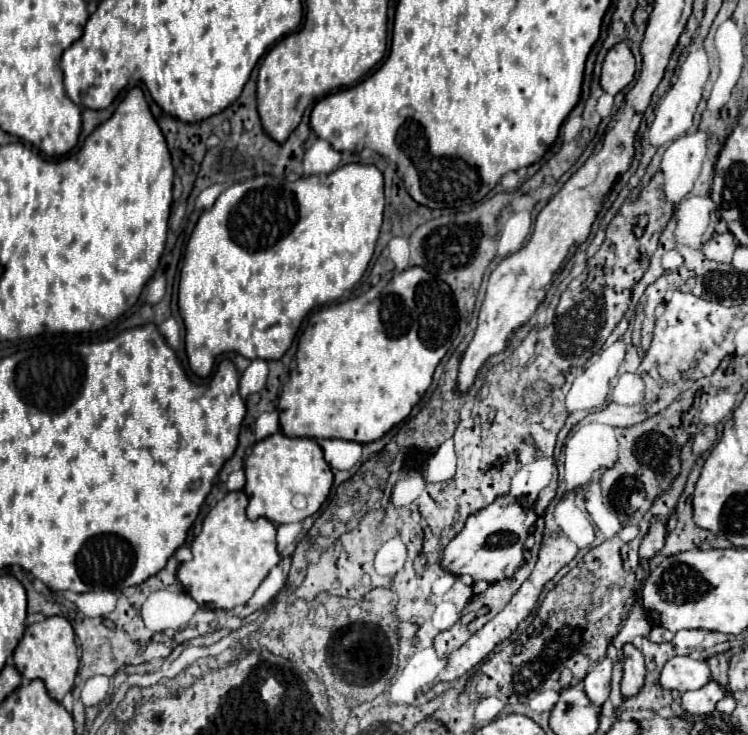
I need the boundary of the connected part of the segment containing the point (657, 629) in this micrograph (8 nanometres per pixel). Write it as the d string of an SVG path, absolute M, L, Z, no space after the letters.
M653 626L649 640L651 642L669 642L669 640L673 640L673 634L669 630L665 630L663 626Z

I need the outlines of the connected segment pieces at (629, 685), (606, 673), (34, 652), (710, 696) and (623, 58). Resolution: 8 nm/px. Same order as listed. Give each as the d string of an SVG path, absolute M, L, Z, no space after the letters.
M625 644L621 664L623 664L621 694L629 698L629 696L635 696L645 682L645 660L643 660L643 654L633 644Z
M603 658L601 662L597 662L589 670L589 674L583 680L585 694L587 694L587 698L595 706L601 706L609 698L609 692L611 692L611 672L613 672L613 660L611 658Z
M49 616L41 622L29 624L13 652L13 662L25 680L41 678L47 686L49 696L61 702L63 696L71 692L79 668L79 648L75 644L75 630L71 622L63 616Z
M709 680L705 686L701 686L699 690L691 690L685 692L681 698L681 706L687 714L693 716L707 716L715 710L715 704L725 698L725 690L715 682Z
M619 42L607 52L603 60L601 88L607 94L615 96L633 80L633 76L635 76L635 58L629 46L625 42Z

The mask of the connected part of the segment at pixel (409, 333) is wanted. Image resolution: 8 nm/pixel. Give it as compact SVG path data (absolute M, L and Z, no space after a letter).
M419 266L395 272L375 300L349 298L311 314L299 340L297 366L291 370L279 396L279 424L285 436L341 438L359 444L379 440L409 416L413 406L431 386L435 366L451 348L459 332L459 314L451 288Z

